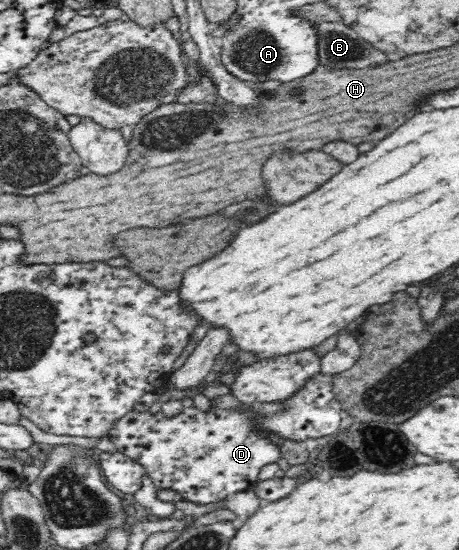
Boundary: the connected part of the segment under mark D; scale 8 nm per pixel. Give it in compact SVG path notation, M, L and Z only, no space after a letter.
M318 372L284 401L260 402L253 403L252 406L228 409L210 406L208 411L202 411L198 407L183 408L174 417L168 417L161 411L156 415L150 414L149 411L132 410L114 422L107 438L120 452L145 469L157 489L174 490L185 500L196 504L212 504L224 500L228 494L254 490L263 467L274 465L284 457L282 446L279 444L281 441L304 442L308 438L324 438L337 434L340 431L343 409L332 387L333 375Z

